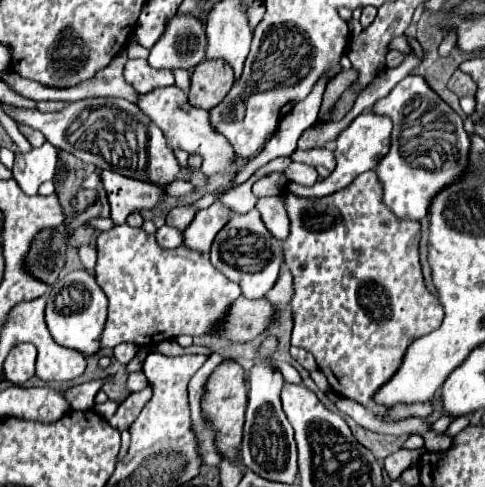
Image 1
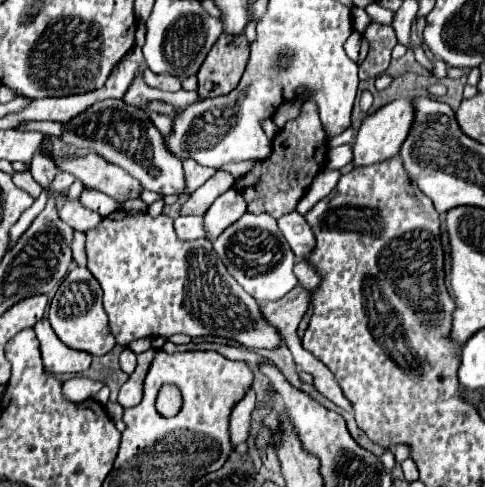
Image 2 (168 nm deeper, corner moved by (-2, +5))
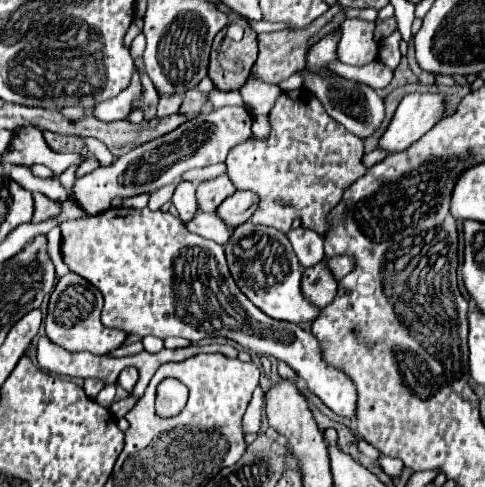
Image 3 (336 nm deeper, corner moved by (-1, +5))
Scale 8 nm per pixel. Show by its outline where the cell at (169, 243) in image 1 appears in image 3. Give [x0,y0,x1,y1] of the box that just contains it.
[186,212,232,244]

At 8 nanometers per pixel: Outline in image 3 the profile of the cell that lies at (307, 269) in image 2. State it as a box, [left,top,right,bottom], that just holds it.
[324,256,352,280]

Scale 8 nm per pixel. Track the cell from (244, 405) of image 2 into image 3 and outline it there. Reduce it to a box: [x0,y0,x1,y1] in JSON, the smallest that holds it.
[242,386,262,434]

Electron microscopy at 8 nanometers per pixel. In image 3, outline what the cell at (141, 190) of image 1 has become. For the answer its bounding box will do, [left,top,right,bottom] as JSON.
[2,128,86,176]

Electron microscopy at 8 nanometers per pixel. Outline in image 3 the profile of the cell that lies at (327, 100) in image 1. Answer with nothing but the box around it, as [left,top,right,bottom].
[374,18,396,42]

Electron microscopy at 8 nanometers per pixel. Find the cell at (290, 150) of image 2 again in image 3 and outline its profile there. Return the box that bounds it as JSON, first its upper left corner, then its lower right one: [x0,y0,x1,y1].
[228,90,366,234]

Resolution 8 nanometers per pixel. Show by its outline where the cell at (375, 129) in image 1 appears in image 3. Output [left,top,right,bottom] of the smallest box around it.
[378,94,444,154]

